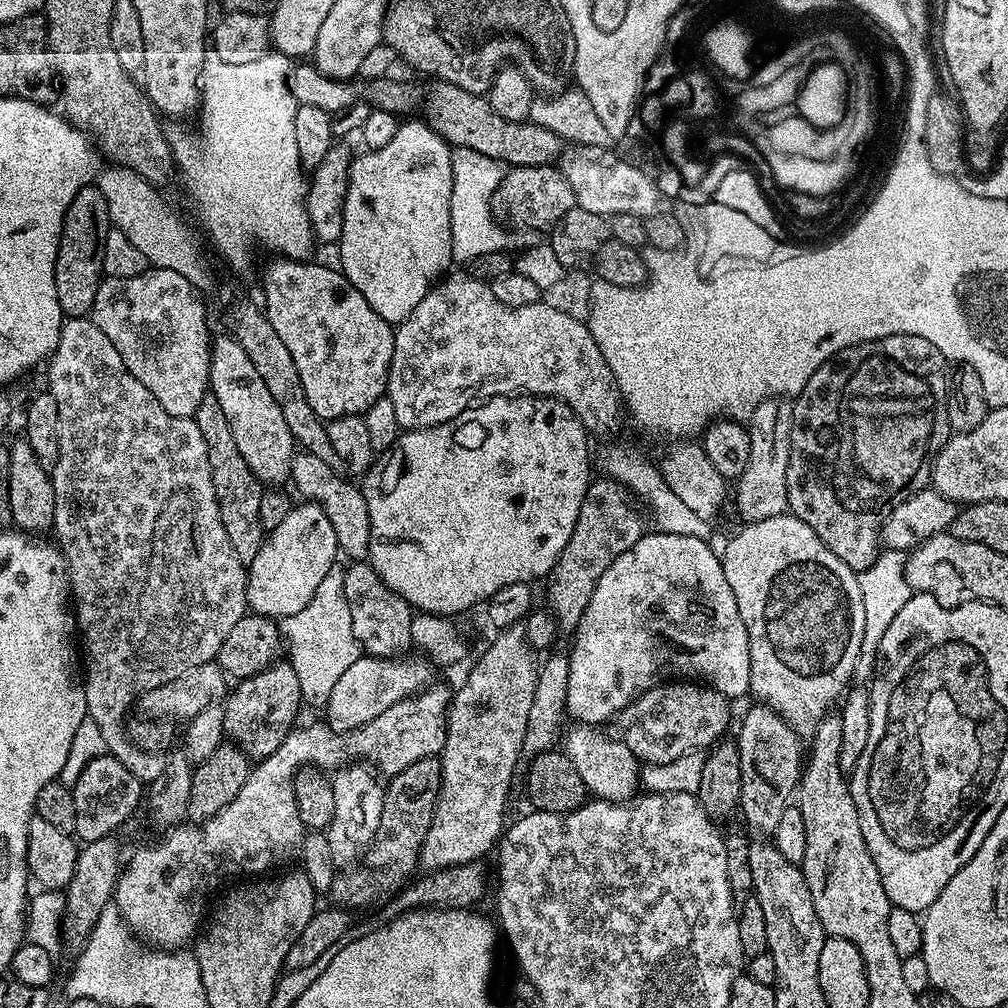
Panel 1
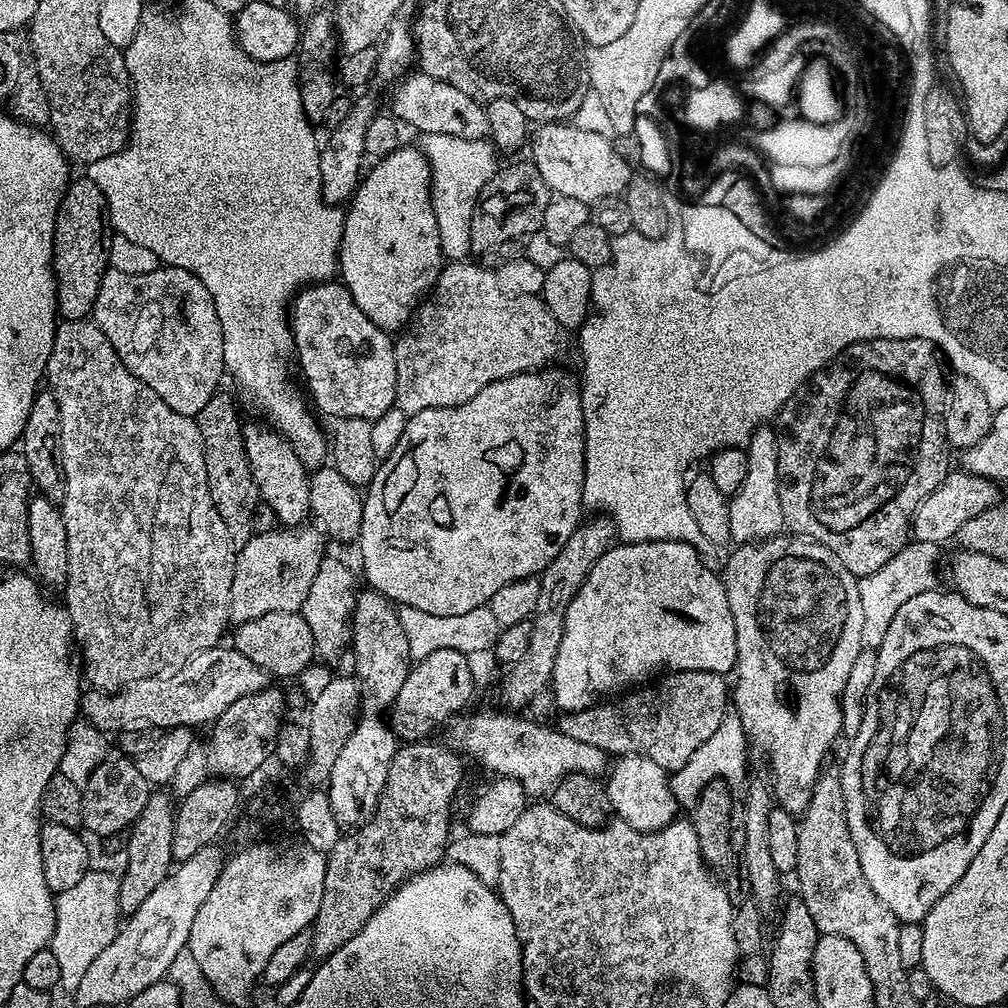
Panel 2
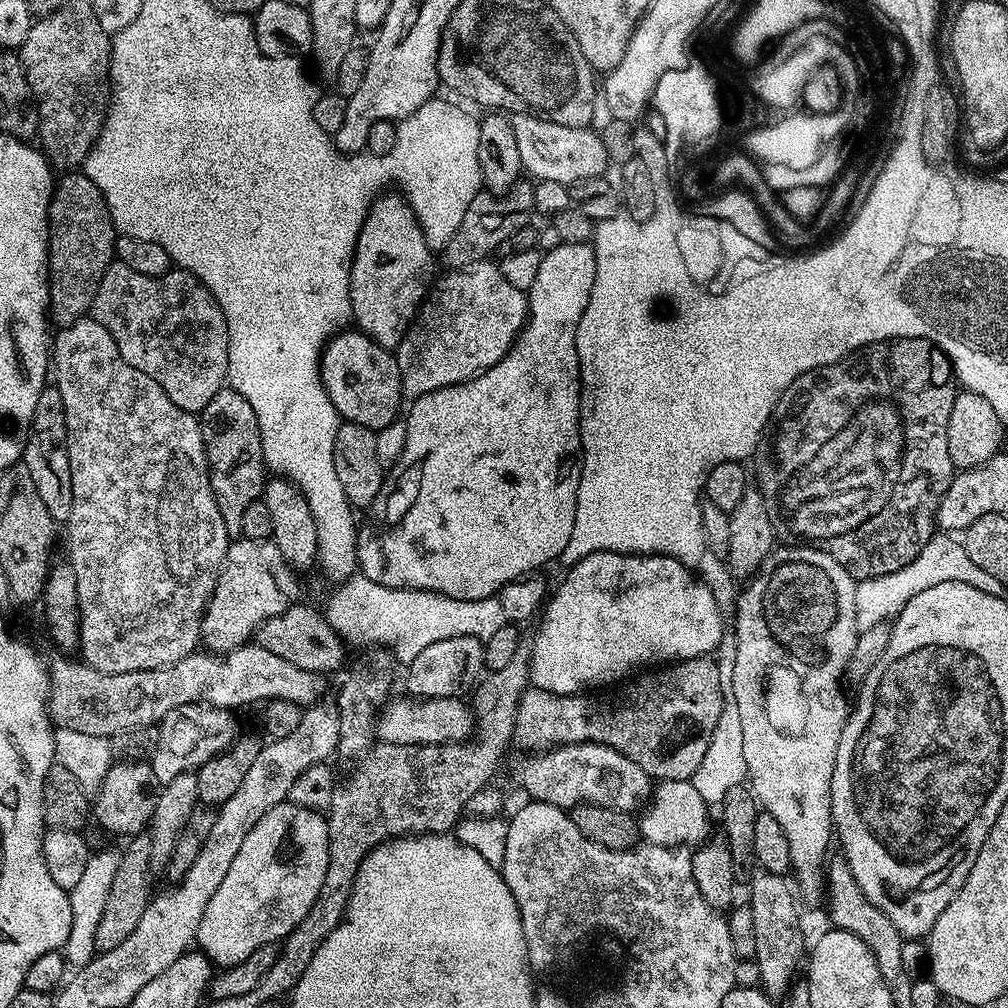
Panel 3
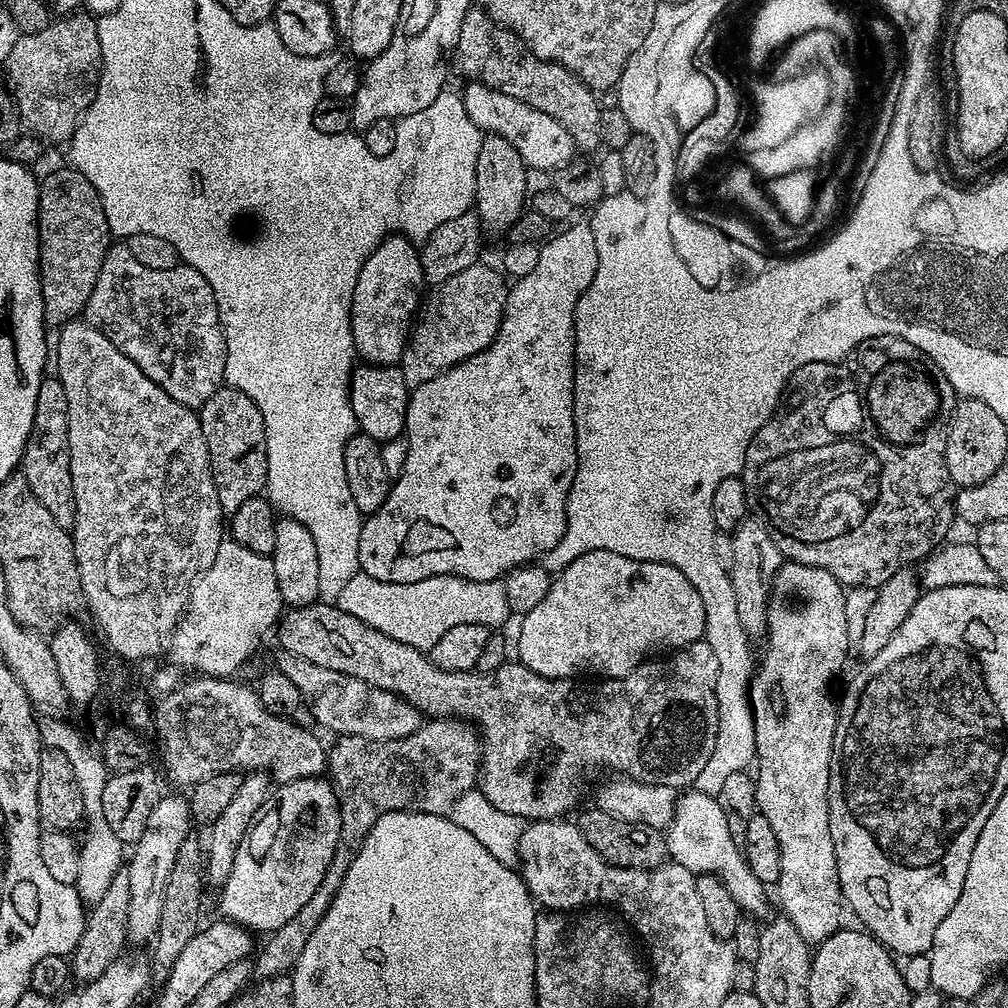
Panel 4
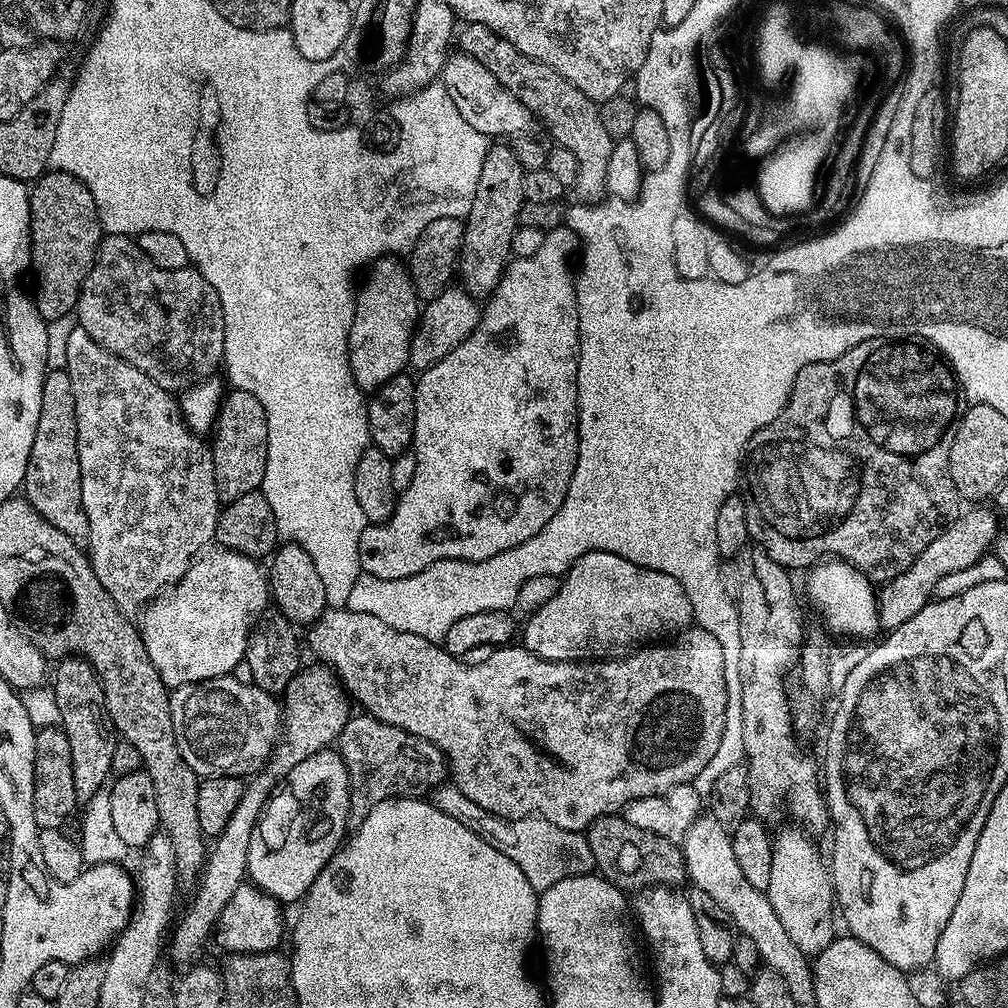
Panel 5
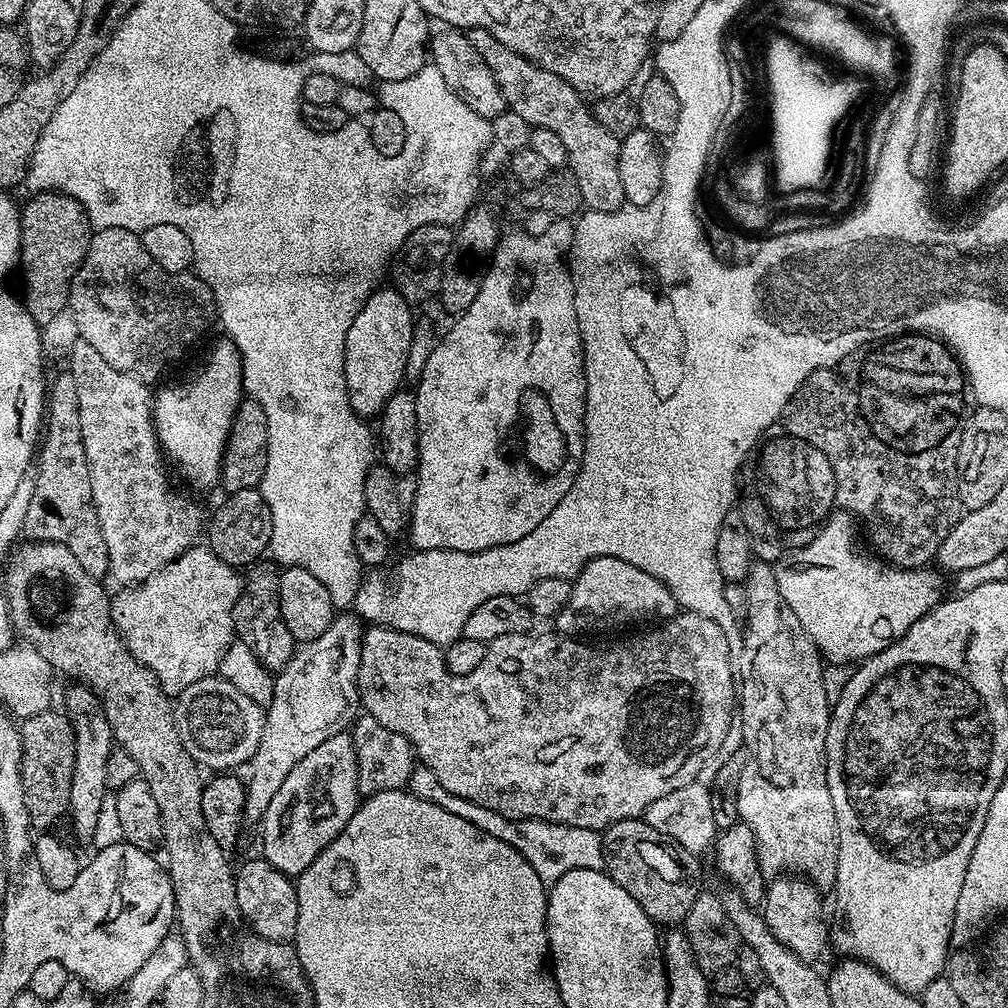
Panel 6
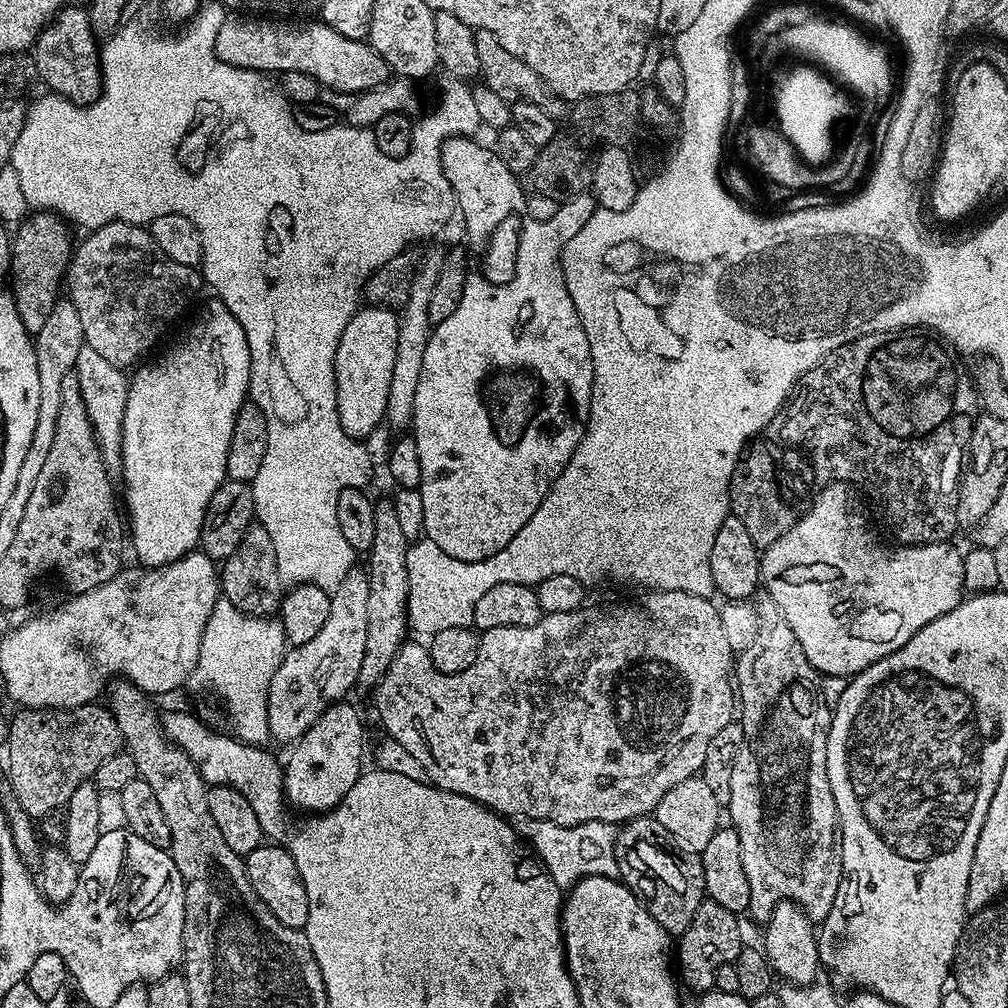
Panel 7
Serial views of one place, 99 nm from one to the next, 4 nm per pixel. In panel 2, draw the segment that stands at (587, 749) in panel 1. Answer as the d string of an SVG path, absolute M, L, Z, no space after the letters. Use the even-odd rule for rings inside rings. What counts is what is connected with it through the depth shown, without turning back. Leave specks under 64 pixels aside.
M624 754L607 773L606 791L608 800L612 803L612 812L621 820L625 820L634 830L656 832L677 819L678 803L672 793L669 773L664 771L658 762L650 762L645 756Z

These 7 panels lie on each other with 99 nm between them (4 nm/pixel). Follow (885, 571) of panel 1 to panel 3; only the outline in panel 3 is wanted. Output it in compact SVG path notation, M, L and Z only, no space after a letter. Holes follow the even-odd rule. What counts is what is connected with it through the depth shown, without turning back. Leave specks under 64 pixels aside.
M934 534L926 546L914 558L914 562L906 562L902 570L894 570L894 574L882 574L869 580L861 580L854 590L854 622L860 632L869 632L878 624L883 624L896 615L914 598L914 594L922 594L922 590L930 590L930 586L938 586L942 582L966 582L978 590L986 590L986 594L1004 596L1005 588L998 578L990 578L986 570L981 570L975 562L970 562L963 543L952 534Z

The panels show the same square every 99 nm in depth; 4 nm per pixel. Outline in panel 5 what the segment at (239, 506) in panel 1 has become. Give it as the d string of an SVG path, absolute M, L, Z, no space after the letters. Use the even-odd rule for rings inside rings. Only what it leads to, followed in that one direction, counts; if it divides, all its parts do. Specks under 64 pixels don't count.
M241 388L225 391L210 439L214 482L221 505L234 502L234 498L242 498L242 494L250 494L263 485L268 449L268 419L266 410L262 410L262 402L258 402L254 394Z

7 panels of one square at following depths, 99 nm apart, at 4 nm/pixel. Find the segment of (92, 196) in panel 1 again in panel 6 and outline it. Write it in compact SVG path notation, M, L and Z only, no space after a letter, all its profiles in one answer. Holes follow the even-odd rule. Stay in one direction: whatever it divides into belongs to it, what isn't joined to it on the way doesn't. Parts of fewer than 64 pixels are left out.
M38 192L29 195L29 200L20 208L20 258L18 272L24 275L24 309L34 318L34 322L43 326L50 322L54 314L68 306L68 295L74 274L80 268L82 258L86 258L86 250L92 241L94 231L92 223L84 208L74 198L64 192Z

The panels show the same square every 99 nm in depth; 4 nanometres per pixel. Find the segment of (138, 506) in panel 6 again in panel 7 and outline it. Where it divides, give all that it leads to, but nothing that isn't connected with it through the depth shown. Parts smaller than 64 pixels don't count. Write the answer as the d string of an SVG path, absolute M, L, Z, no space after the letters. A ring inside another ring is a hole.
M82 347L78 350L74 375L82 390L82 400L86 406L100 453L109 469L121 467L122 457L122 422L126 414L126 398L128 397L129 377L121 369L114 367L102 354L96 353L93 348Z

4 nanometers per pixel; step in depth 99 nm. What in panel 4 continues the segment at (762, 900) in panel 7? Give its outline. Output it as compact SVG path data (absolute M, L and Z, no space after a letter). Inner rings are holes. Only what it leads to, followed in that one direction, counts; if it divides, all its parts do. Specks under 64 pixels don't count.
M748 518L731 533L734 548L734 566L728 571L732 579L734 594L738 598L738 618L747 630L749 637L763 637L768 627L768 598L772 587L772 579L782 563L778 546L770 538L768 529L759 519Z

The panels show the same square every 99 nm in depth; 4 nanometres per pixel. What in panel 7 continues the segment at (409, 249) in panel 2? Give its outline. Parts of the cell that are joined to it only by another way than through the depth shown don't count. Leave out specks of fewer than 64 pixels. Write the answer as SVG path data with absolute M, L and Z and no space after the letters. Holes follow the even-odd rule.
M364 306L357 310L350 318L350 322L346 322L346 330L342 330L342 338L338 342L338 350L334 354L334 378L336 379L336 397L338 398L338 418L342 422L342 430L346 430L346 434L357 438L368 438L372 431L379 424L385 423L384 415L386 414L386 398L390 398L390 374L394 370L394 358L398 354L398 326L400 325L399 315L391 308L382 308L379 306Z

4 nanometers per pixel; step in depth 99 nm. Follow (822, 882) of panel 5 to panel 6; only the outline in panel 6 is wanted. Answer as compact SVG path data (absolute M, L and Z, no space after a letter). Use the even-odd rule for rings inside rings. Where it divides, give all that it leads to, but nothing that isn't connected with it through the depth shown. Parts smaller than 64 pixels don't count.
M785 874L775 877L767 885L762 905L762 915L766 926L782 946L794 950L798 958L809 962L816 959L827 949L830 944L830 924L824 921L824 908L820 905L821 893L815 884L807 878L795 874Z

